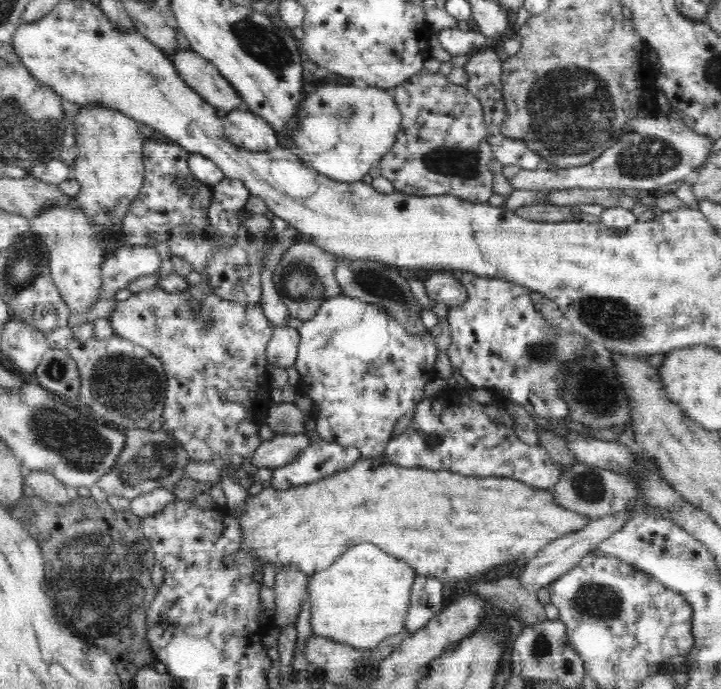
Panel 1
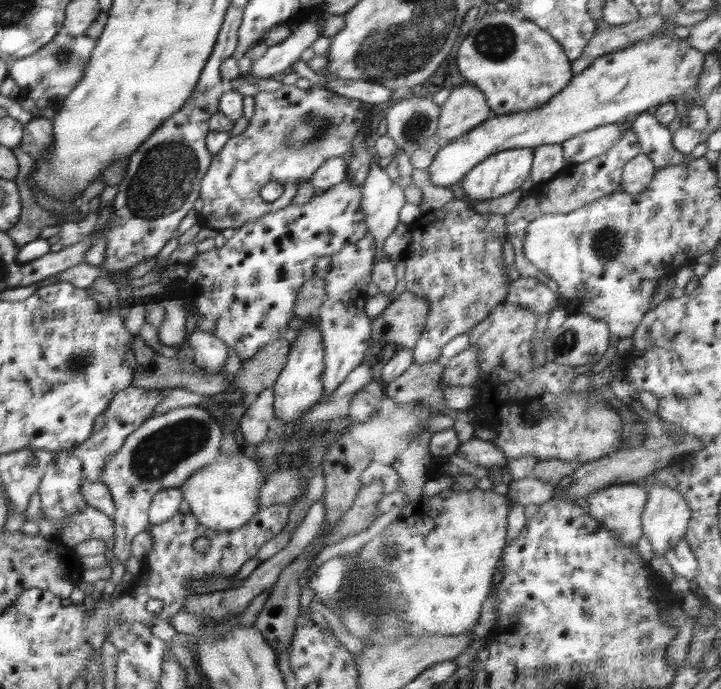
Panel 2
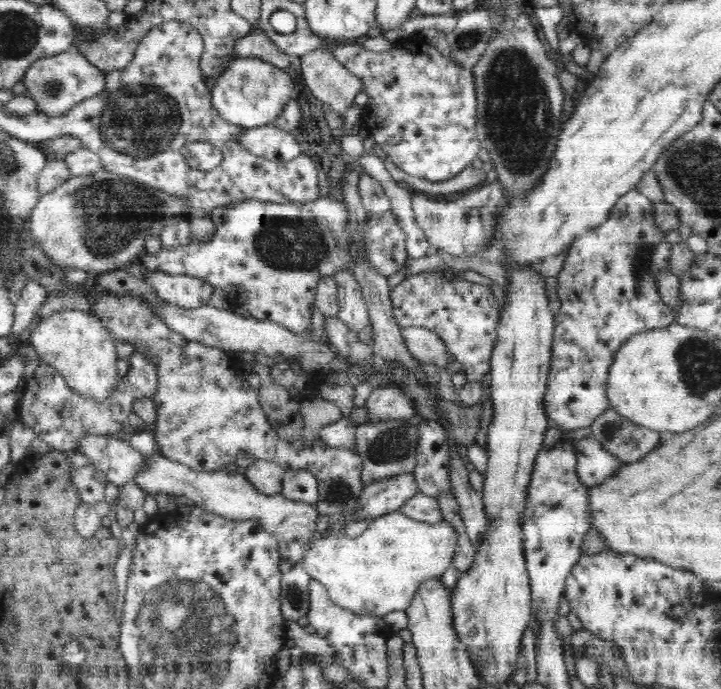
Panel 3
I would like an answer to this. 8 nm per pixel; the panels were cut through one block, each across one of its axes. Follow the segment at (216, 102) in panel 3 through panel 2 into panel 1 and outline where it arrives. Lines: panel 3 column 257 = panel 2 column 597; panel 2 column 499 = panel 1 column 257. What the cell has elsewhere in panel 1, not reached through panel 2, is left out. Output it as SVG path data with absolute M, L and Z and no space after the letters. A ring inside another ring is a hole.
M250 110L228 112L223 117L223 129L228 140L250 152L266 152L280 146L270 123Z

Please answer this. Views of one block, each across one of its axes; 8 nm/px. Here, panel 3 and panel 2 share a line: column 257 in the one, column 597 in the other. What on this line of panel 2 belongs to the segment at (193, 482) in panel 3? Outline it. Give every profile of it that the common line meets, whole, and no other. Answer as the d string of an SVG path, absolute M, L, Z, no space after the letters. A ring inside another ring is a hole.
M622 483L608 485L588 495L588 508L586 512L599 521L599 524L612 532L615 532L620 541L637 548L638 540L643 535L641 514L646 506L647 489L640 483Z

